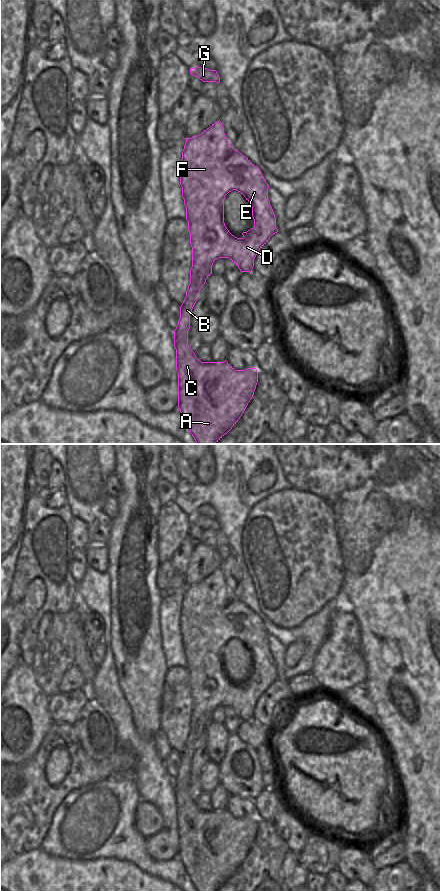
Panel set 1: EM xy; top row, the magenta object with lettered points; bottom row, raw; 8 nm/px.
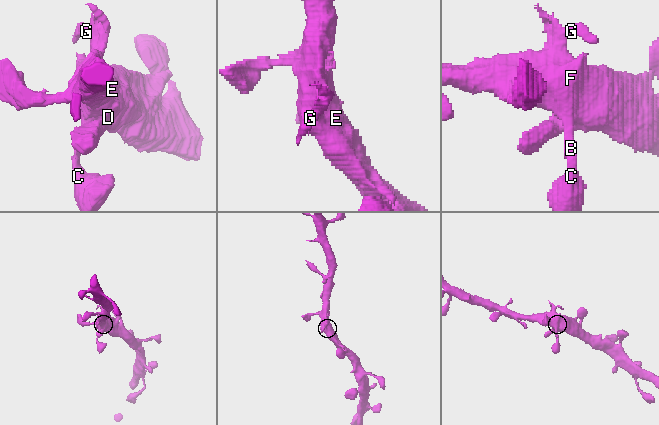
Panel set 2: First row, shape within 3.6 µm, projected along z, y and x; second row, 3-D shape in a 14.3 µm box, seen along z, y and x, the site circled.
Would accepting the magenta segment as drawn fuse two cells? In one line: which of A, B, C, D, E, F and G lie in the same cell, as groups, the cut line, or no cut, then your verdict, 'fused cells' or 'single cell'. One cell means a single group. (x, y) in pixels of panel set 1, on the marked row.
groups A B C D E F G; cut none; single cell

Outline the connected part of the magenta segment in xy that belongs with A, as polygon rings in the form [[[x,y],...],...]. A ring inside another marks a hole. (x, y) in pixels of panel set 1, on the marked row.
[[[220,120],[201,134],[186,138],[180,161],[180,185],[190,233],[192,267],[186,297],[180,306],[180,319],[174,330],[178,373],[177,407],[197,444],[216,444],[244,413],[254,395],[258,371],[256,368],[235,370],[226,360],[201,362],[188,345],[190,315],[200,289],[212,274],[215,260],[229,258],[241,272],[252,272],[258,251],[278,229],[268,199],[268,184],[260,169],[230,145]],[[233,190],[243,194],[252,207],[254,227],[243,232],[242,238],[232,235],[224,223],[224,199]]]

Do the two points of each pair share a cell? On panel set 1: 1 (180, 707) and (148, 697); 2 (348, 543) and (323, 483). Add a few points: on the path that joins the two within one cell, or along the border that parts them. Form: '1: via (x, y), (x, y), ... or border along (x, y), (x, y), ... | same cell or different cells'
1: border along (164, 677), (160, 701), (160, 724) | different cells
2: border along (351, 490), (345, 490), (329, 501) | different cells

